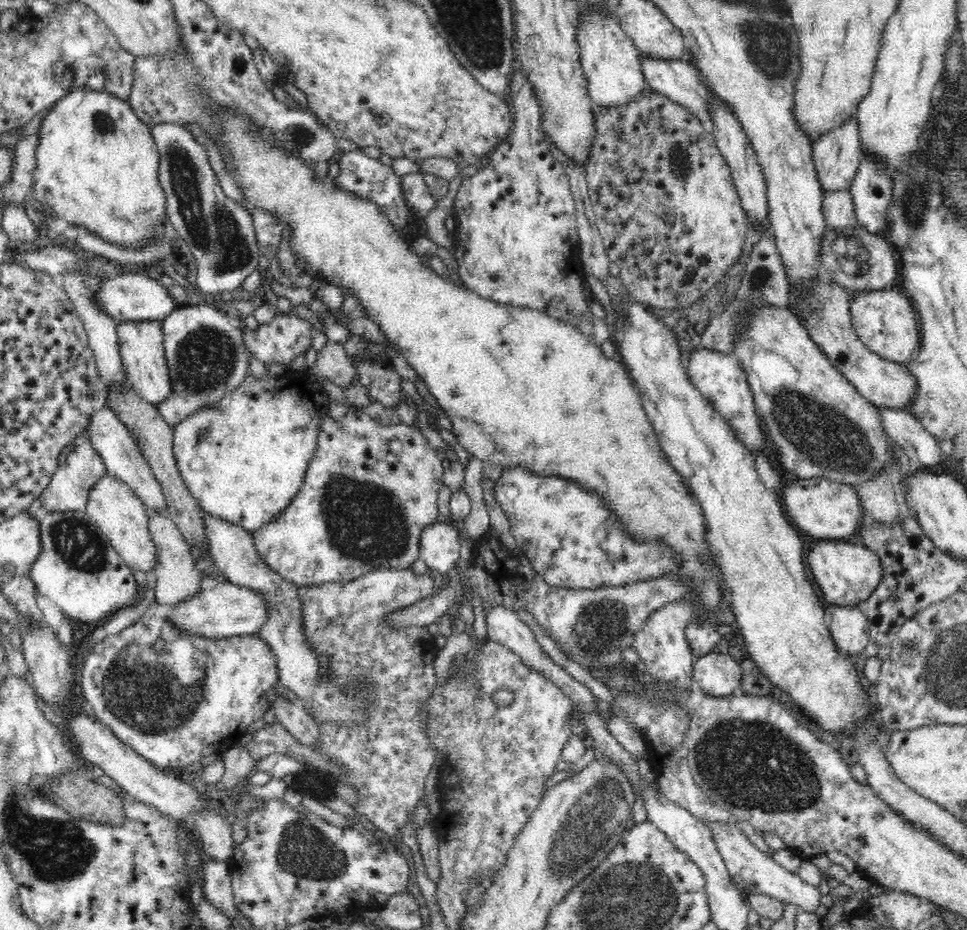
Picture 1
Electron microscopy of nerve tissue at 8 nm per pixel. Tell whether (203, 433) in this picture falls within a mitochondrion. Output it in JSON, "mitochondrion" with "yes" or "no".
{"mitochondrion":"yes"}

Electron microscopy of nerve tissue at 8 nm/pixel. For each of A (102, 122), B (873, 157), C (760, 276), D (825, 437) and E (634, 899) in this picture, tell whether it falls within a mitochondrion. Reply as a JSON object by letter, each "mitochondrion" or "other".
{"A":"mitochondrion","B":"other","C":"mitochondrion","D":"mitochondrion","E":"mitochondrion"}

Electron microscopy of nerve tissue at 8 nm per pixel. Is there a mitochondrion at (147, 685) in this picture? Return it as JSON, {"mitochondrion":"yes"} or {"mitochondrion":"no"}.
{"mitochondrion":"yes"}

